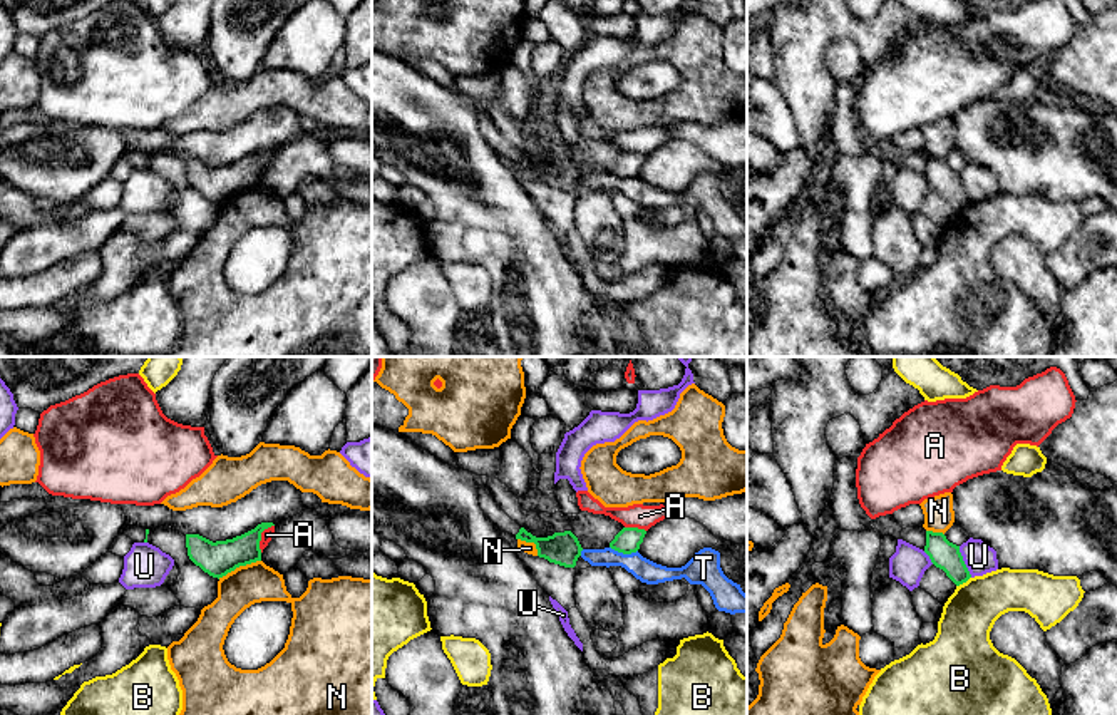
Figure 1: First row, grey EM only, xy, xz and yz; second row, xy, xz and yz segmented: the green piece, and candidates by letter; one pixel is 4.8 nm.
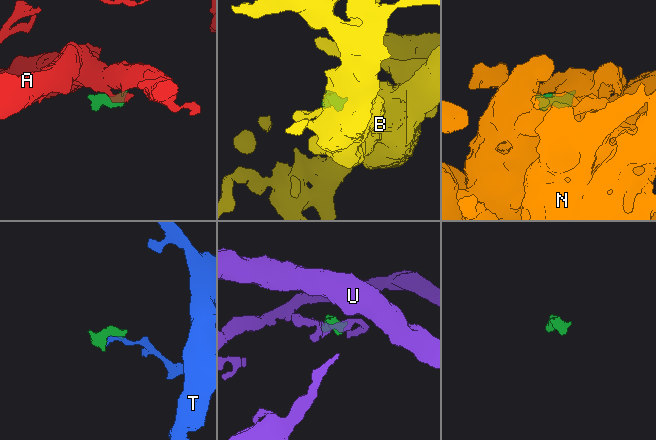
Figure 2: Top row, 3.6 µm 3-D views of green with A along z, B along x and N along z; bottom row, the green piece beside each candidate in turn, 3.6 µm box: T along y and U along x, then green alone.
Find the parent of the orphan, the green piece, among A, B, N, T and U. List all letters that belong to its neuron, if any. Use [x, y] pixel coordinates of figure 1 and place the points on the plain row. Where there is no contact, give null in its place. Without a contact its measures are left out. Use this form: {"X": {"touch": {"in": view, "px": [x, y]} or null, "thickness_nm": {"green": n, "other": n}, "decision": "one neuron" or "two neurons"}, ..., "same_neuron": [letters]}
{"A": {"touch": {"in": "xy", "px": [260, 161]}, "thickness_nm": {"green": 160, "other": 60}, "decision": "two neurons"}, "B": {"touch": {"in": "yz", "px": [963, 206]}, "thickness_nm": {"green": 140, "other": 260}, "decision": "two neurons"}, "N": {"touch": {"in": "xy", "px": [238, 191]}, "thickness_nm": {"green": 160, "other": 190}, "decision": "two neurons"}, "T": {"touch": {"in": "xz", "px": [623, 178]}, "thickness_nm": {"green": 120, "other": 110}, "decision": "two neurons"}, "U": {"touch": {"in": "yz", "px": [963, 186]}, "thickness_nm": {"green": 140, "other": 150}, "decision": "two neurons"}, "same_neuron": []}

